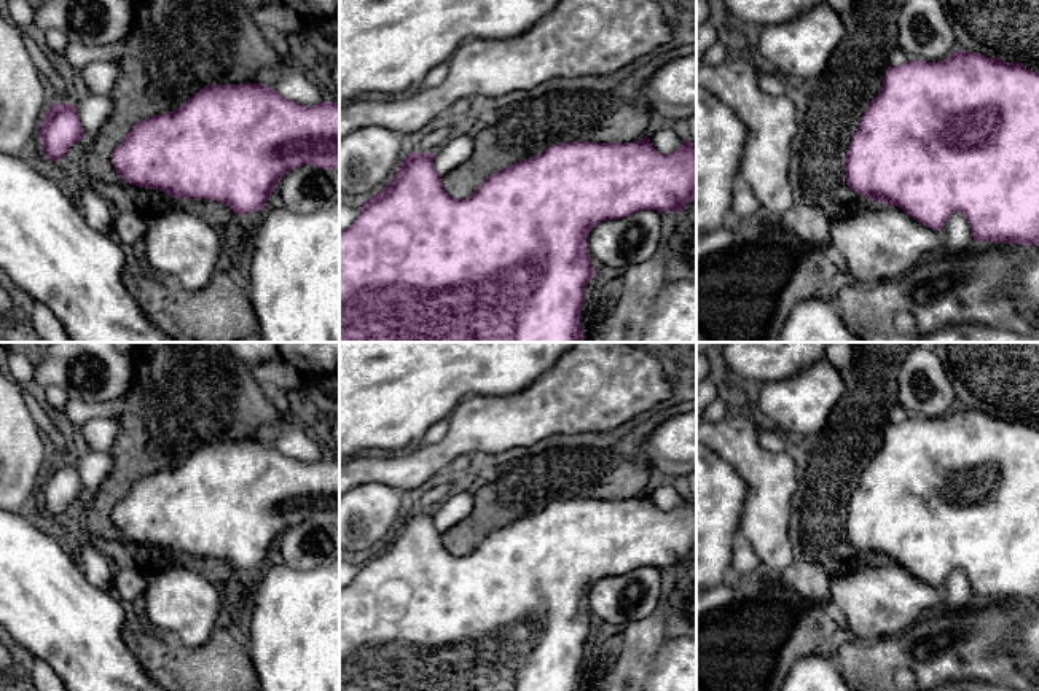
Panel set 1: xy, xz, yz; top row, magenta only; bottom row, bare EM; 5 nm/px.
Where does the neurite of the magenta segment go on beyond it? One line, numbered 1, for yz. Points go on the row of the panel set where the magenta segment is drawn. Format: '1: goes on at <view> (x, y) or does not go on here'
1: does not go on here

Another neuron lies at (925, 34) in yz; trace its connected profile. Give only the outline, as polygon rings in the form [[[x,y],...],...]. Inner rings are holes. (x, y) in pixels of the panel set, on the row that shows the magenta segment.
[[[907,0],[897,22],[897,46],[908,61],[939,62],[956,51],[955,33],[939,0]]]

